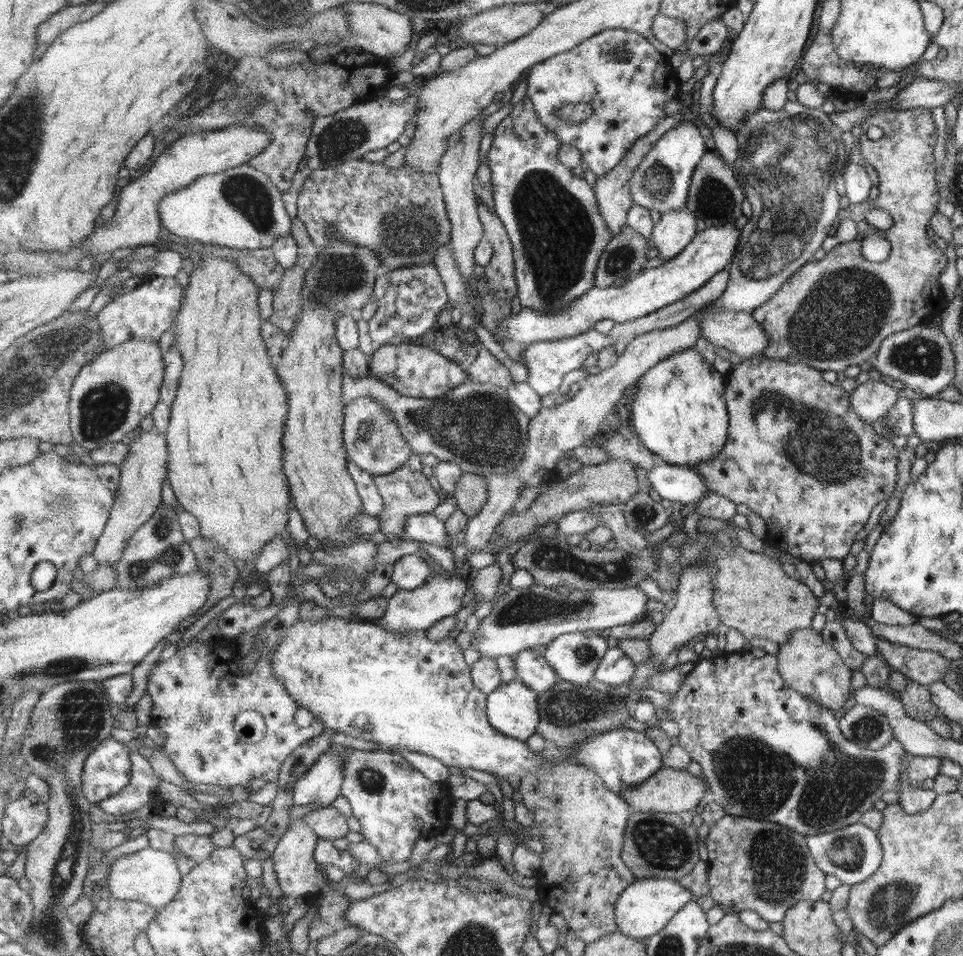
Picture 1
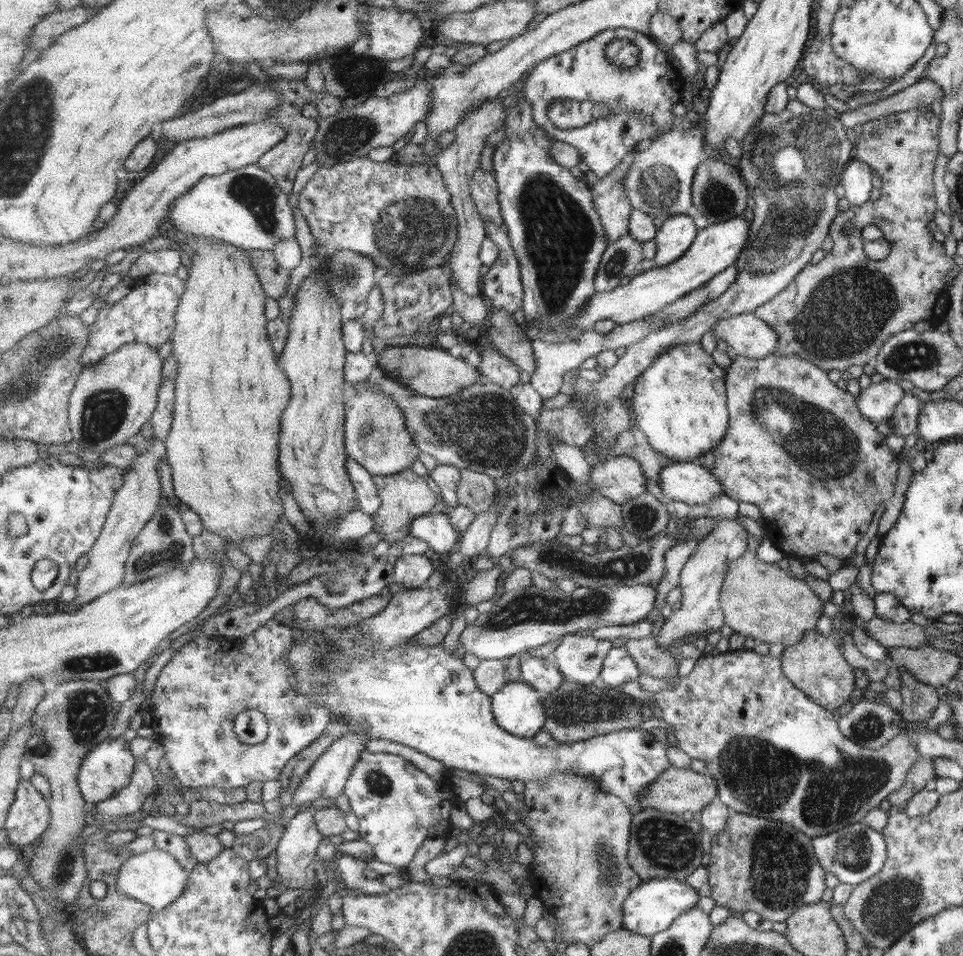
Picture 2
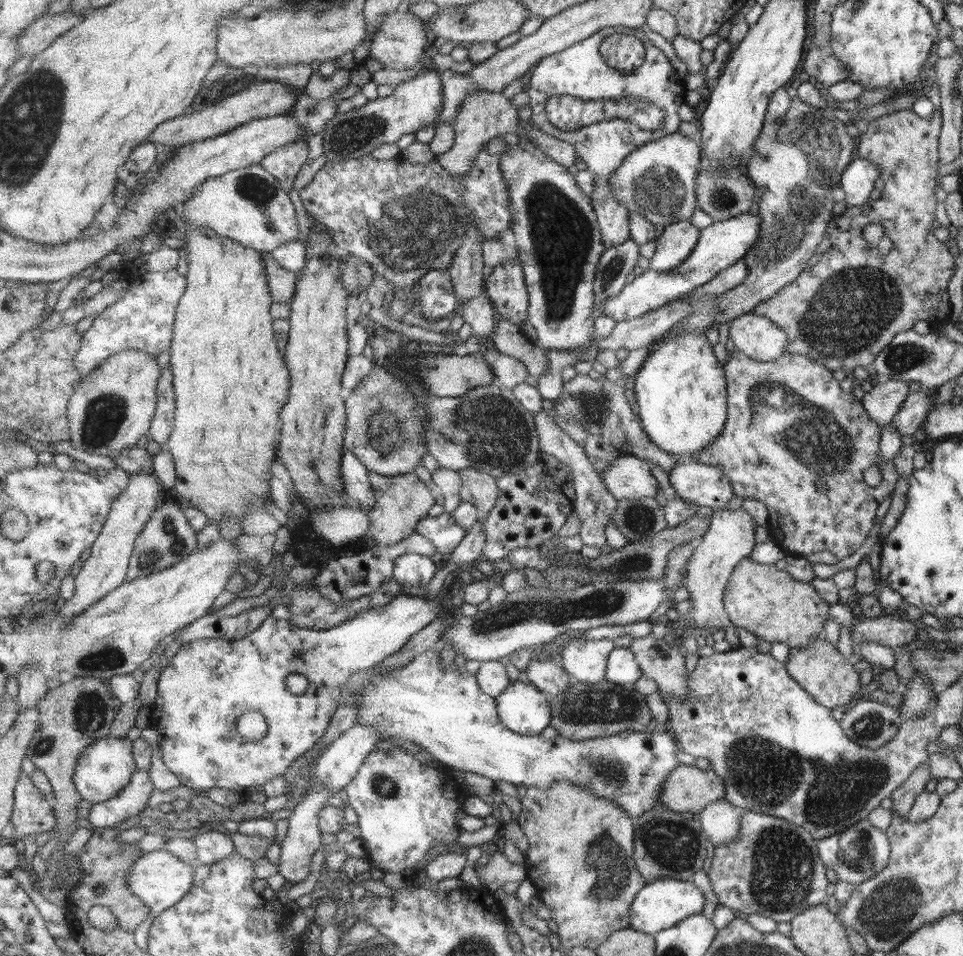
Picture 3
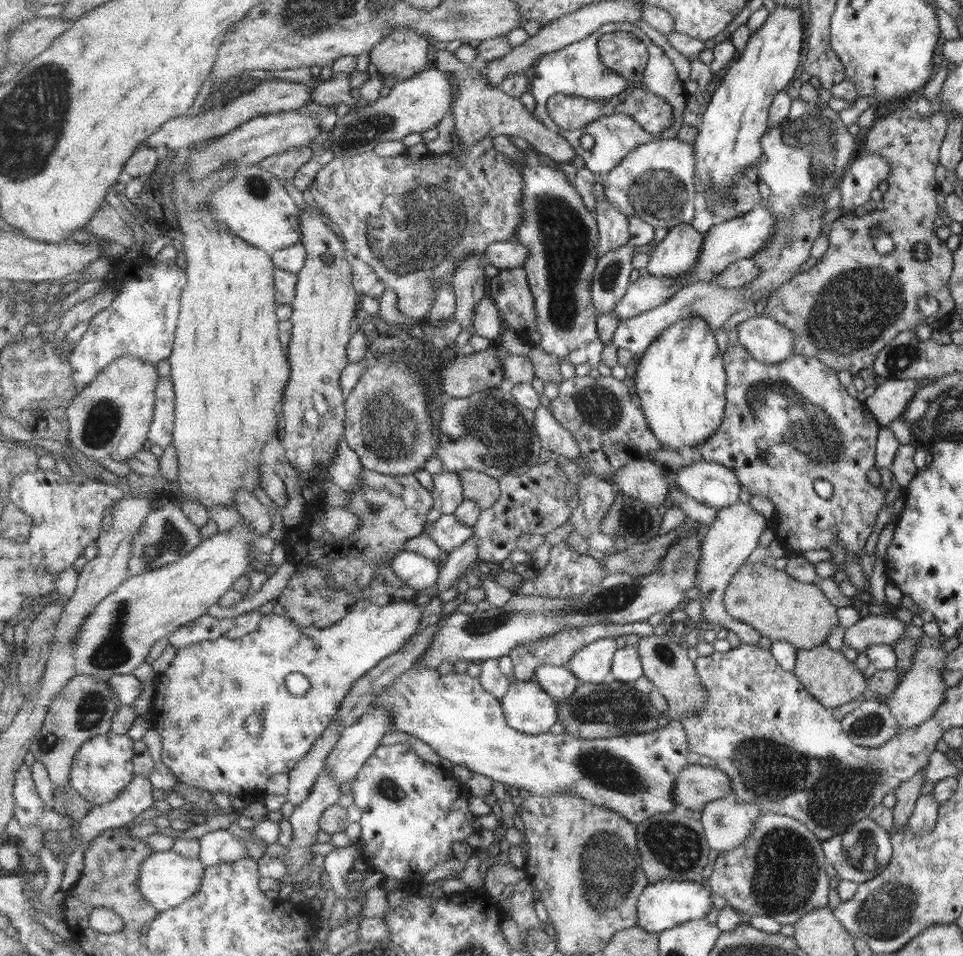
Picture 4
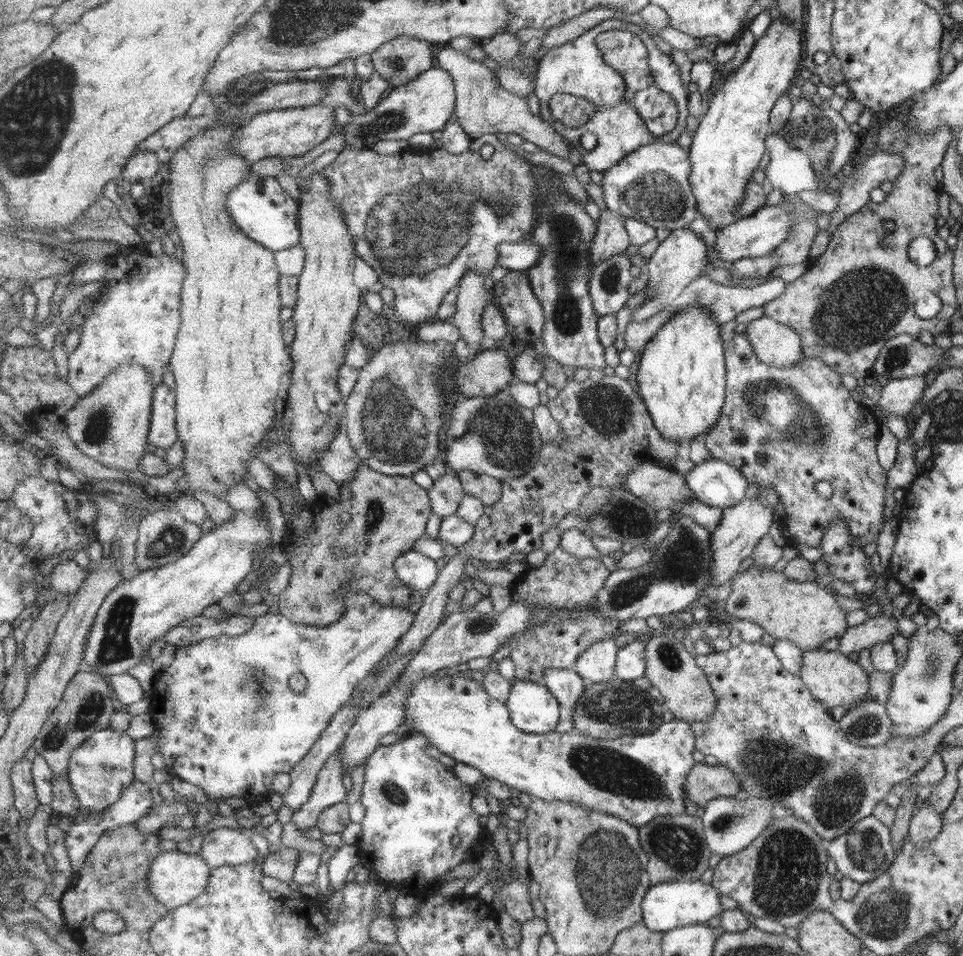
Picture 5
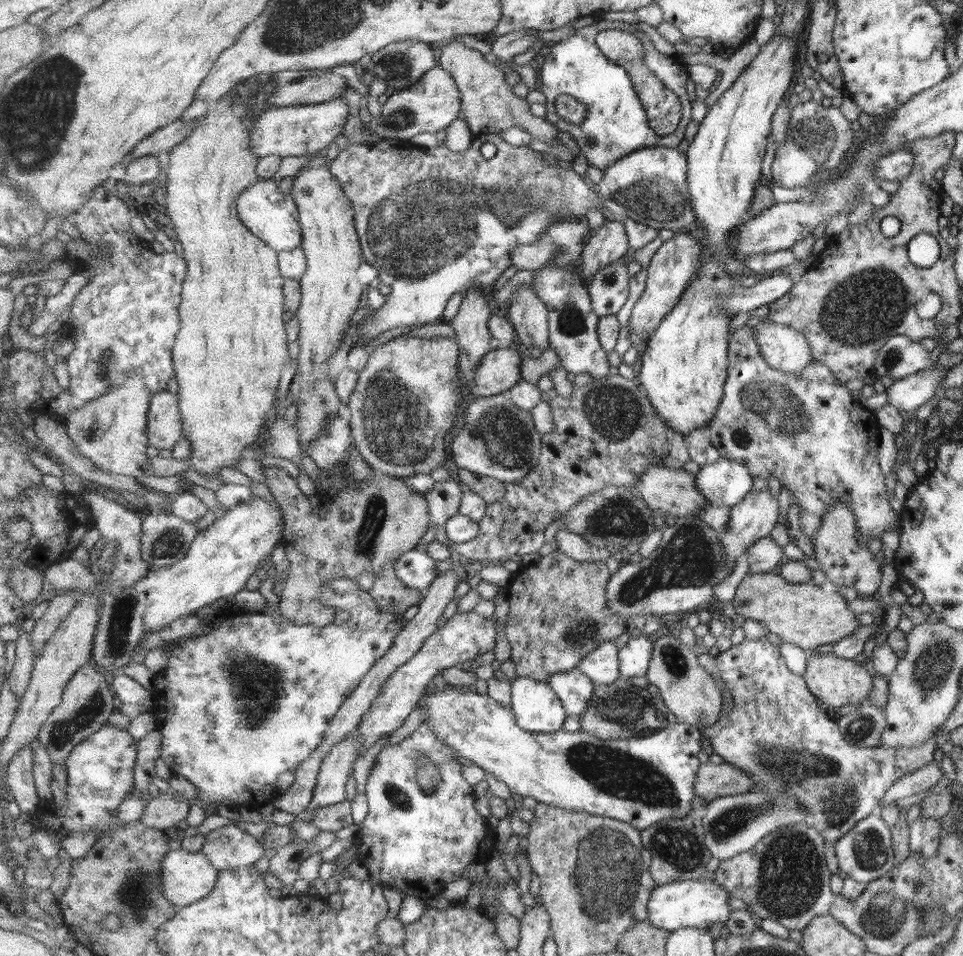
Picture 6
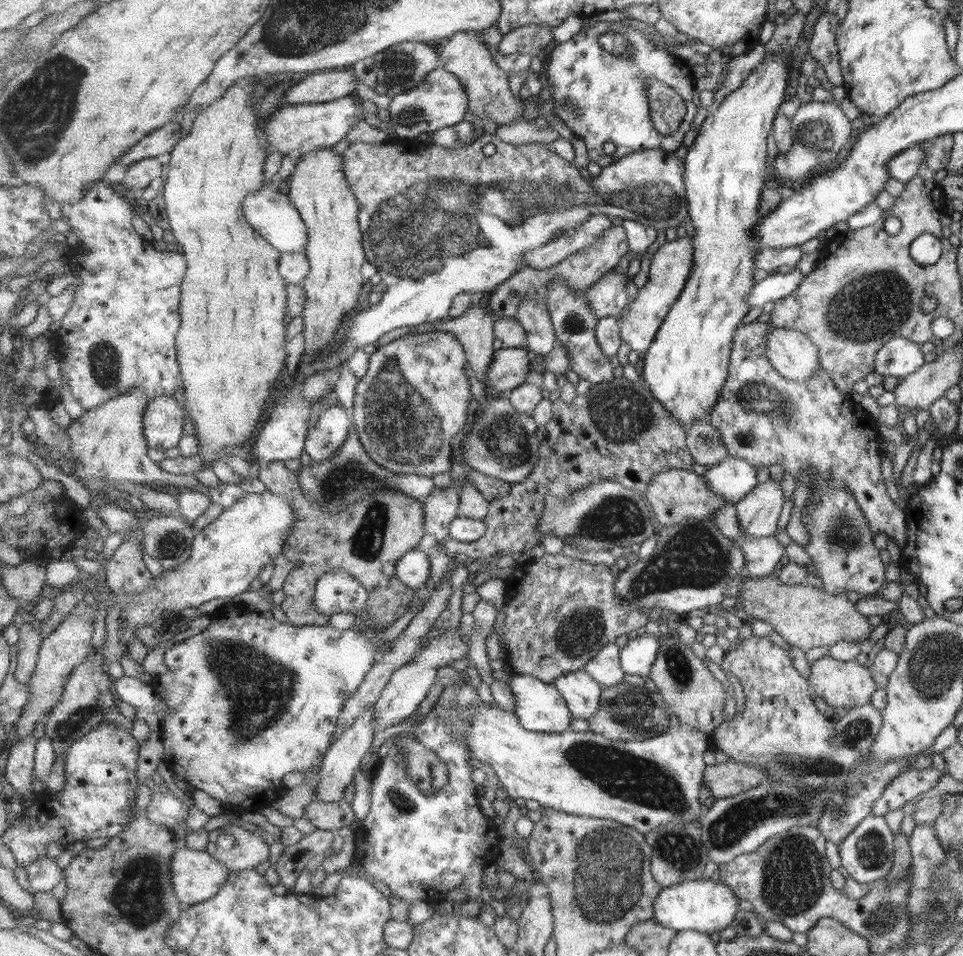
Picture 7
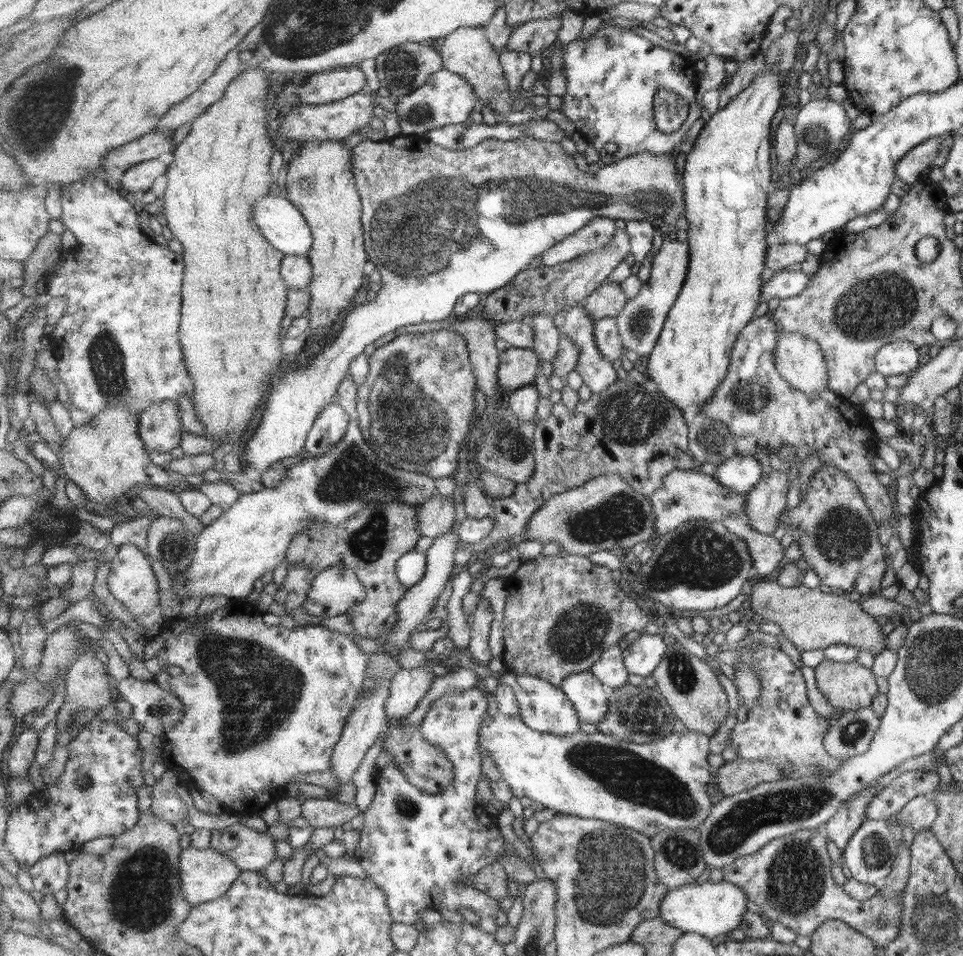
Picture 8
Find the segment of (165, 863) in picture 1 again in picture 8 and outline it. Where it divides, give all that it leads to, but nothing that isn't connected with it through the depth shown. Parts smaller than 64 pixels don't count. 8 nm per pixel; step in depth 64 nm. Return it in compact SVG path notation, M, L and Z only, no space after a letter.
M187 848L182 855L182 882L183 893L186 894L186 900L195 905L203 905L207 902L214 902L222 898L244 874L241 868L236 866L234 860L229 855L222 854L213 848L199 850Z

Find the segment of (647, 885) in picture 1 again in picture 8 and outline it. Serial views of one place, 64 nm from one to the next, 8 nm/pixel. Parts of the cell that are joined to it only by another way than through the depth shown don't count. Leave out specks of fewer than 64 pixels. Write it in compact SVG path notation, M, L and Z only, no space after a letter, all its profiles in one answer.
M706 881L703 884L689 884L669 891L662 903L662 910L660 911L662 914L660 917L665 918L669 925L684 930L685 933L697 932L697 934L703 935L703 938L706 939L715 938L719 934L726 935L727 932L735 930L737 926L742 924L742 918L748 912L746 908L748 902L746 892L729 882L721 881L713 884L713 882Z

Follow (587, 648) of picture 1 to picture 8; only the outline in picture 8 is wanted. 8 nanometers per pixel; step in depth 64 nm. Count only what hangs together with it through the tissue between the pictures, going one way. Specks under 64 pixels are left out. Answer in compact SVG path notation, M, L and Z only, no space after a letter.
M618 646L607 648L603 656L593 664L591 672L605 683L608 689L619 688L628 683L630 675L625 666L623 652Z

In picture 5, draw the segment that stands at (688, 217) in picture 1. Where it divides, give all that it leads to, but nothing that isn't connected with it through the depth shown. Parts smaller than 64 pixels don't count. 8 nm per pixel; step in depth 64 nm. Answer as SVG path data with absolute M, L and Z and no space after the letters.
M679 228L671 231L670 235L659 244L655 252L650 257L648 267L649 298L645 303L641 303L631 317L637 322L645 322L649 320L653 314L659 314L661 310L665 310L667 306L671 306L673 302L682 294L691 282L697 280L701 276L708 276L714 282L723 282L725 286L738 286L739 280L735 277L731 278L728 272L718 272L708 261L707 253L705 253L705 245L703 240L697 236L697 232L691 228Z

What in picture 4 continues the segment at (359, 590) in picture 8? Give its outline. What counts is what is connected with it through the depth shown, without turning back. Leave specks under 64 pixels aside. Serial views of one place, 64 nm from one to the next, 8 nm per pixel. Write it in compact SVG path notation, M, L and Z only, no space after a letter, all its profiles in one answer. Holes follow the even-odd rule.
M357 596L357 599L347 615L330 627L302 627L297 622L287 618L287 615L280 616L271 612L263 615L259 627L251 634L247 634L244 638L229 639L220 637L213 641L203 641L195 645L181 647L177 650L176 657L172 660L168 668L163 673L156 674L153 679L156 692L153 695L154 703L150 710L153 728L162 738L163 753L161 754L161 760L173 771L173 774L177 776L181 783L187 783L191 786L208 790L213 794L225 792L231 798L238 796L247 802L254 801L255 794L264 795L267 792L267 784L269 784L271 776L281 774L281 772L290 773L298 765L298 762L307 756L307 753L313 748L315 742L323 736L323 732L329 728L329 725L331 725L337 714L339 714L343 700L347 698L347 694L353 688L353 684L361 679L362 676L365 676L369 670L373 670L381 660L391 656L391 654L395 654L395 652L399 652L409 642L411 637L415 636L417 630L419 630L419 623L421 623L421 619L425 615L425 608L409 600L399 600L399 602L381 606L373 603L371 599L363 599L363 597L359 596ZM292 672L301 672L301 674L305 674L309 678L311 689L309 689L307 694L295 696L289 692L286 678ZM253 714L257 714L259 718L263 718L263 731L259 732L259 735L251 735L247 729L243 728L245 722L247 722L247 718L253 716Z

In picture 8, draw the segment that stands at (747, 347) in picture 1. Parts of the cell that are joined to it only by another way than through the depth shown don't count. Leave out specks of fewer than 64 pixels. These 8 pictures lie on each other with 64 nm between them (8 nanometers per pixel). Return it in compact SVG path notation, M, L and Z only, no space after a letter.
M778 332L779 338L774 342L774 368L783 381L805 397L815 397L828 386L828 371L819 345L803 334Z

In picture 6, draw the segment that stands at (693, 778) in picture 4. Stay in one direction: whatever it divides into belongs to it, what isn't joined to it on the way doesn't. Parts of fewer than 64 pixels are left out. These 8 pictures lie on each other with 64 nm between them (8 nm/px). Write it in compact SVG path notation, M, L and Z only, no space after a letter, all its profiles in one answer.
M725 762L701 764L695 780L695 793L701 796L705 804L719 797L746 793L752 787L753 781L747 771Z

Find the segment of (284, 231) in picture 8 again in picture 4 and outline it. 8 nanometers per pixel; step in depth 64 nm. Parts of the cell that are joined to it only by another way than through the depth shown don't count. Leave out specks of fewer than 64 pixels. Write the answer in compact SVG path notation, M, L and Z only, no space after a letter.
M258 165L240 167L235 178L217 188L211 198L211 213L215 215L219 225L231 229L231 233L239 236L256 247L273 255L276 250L281 250L301 240L301 210L294 198L287 192L287 188L279 177L263 170Z

